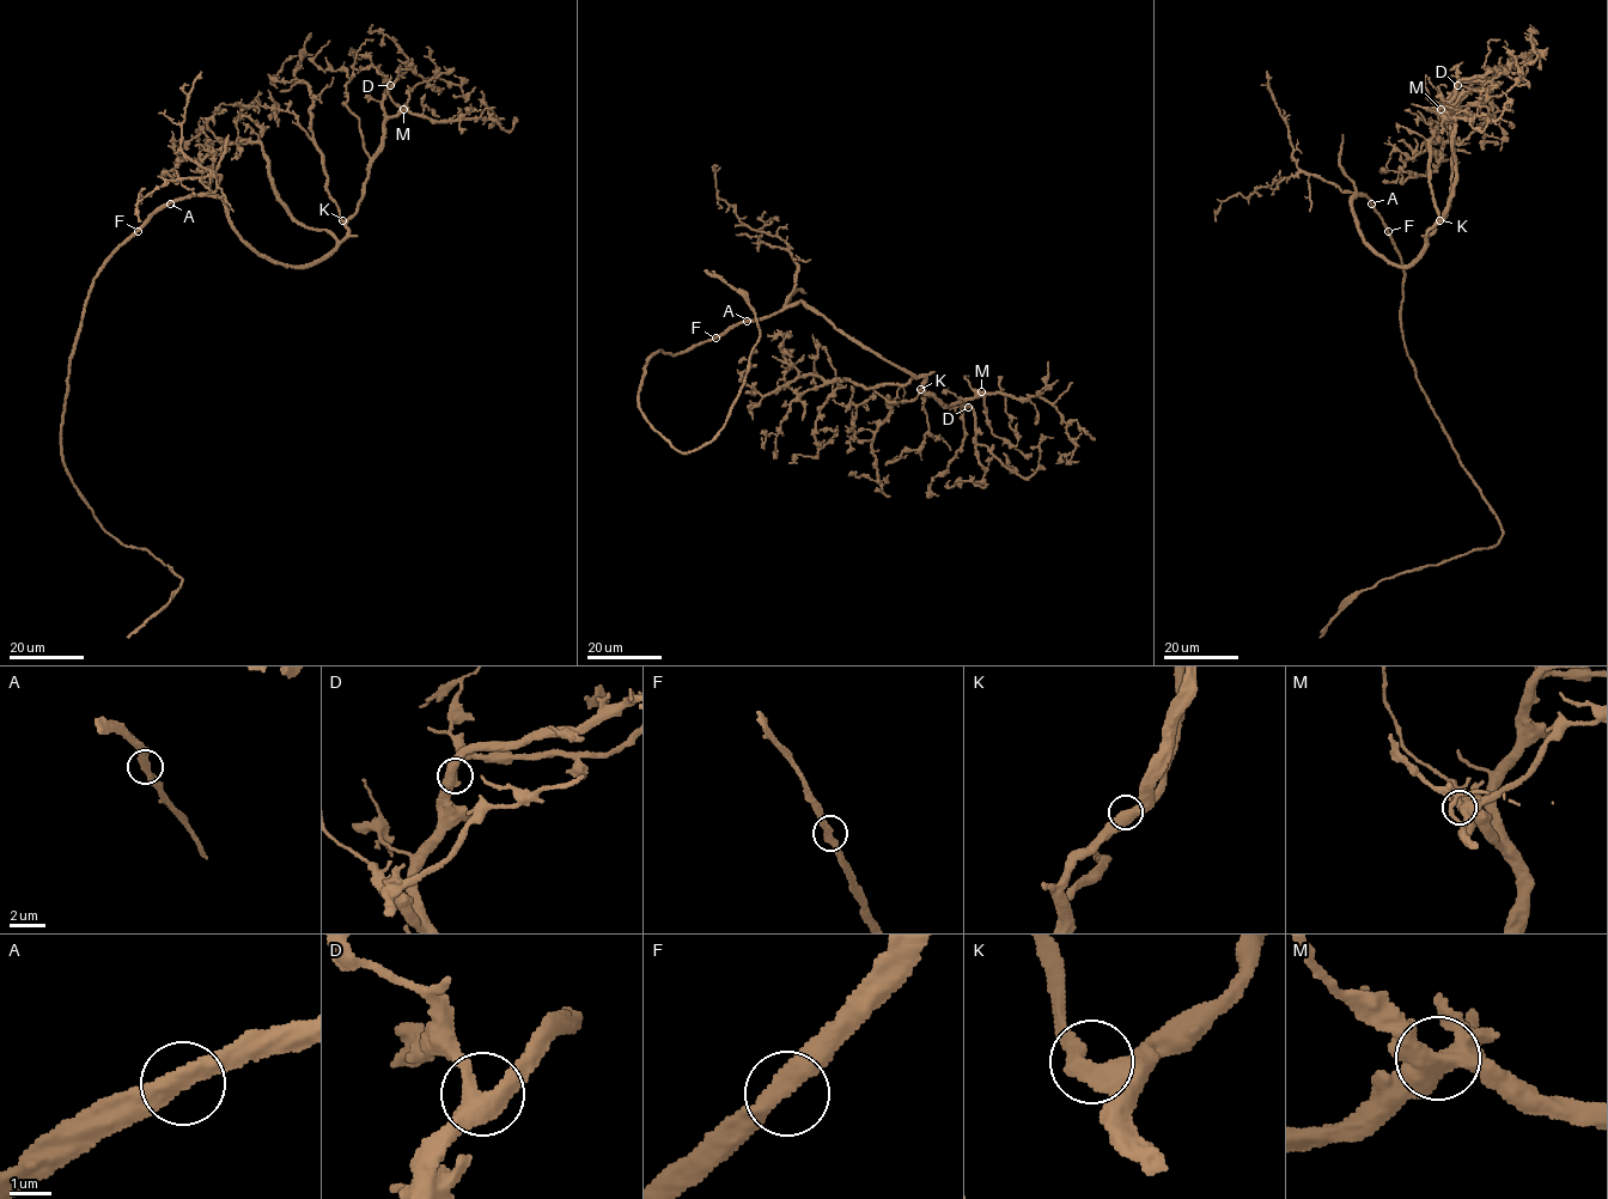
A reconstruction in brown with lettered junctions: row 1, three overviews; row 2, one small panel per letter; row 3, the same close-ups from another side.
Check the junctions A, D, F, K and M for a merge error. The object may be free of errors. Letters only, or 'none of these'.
none of these

